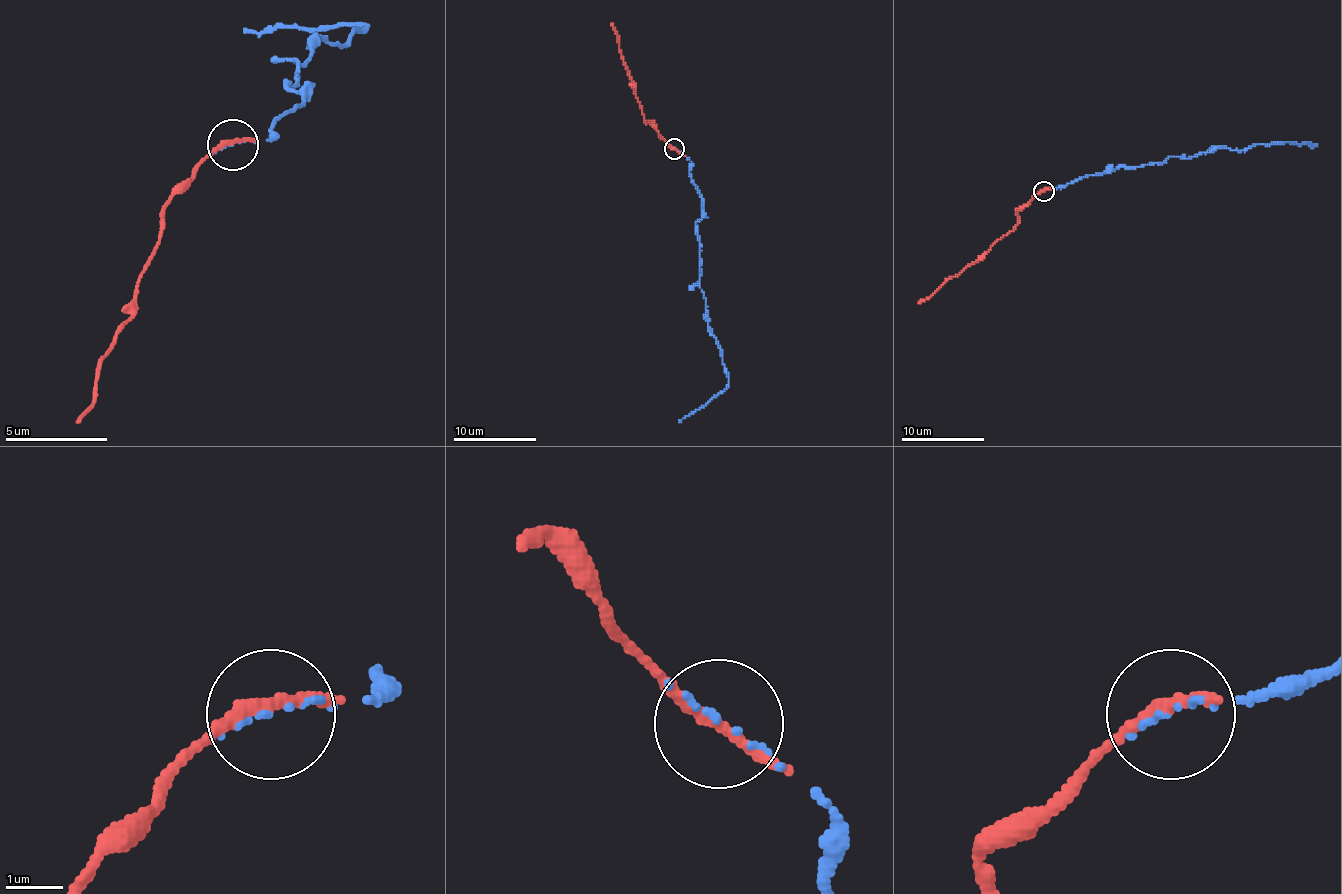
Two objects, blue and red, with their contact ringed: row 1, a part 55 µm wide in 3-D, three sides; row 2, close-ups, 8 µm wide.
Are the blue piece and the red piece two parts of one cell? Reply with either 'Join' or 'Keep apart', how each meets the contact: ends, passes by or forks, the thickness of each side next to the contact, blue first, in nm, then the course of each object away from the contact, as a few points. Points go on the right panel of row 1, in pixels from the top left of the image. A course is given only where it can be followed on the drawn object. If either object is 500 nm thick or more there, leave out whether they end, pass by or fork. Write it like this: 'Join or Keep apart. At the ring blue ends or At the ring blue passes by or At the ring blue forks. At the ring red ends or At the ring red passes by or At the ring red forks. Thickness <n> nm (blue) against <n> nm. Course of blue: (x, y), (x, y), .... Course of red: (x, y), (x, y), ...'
Join. At the ring blue passes by. At the ring red passes by. Thickness 50 nm (blue) against 200 nm. Course of blue: (1044, 191), (1119, 167), (1164, 163), (1170, 156), (1286, 142), (1317, 146). Course of red: (1044, 191), (1038, 191), (1017, 212), (1017, 225), (1013, 229), (918, 303)

